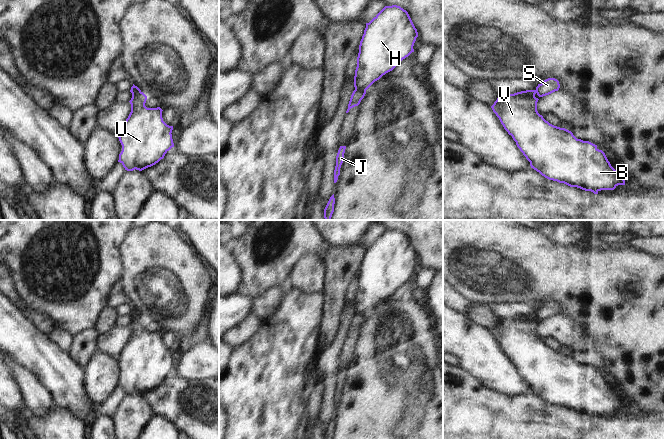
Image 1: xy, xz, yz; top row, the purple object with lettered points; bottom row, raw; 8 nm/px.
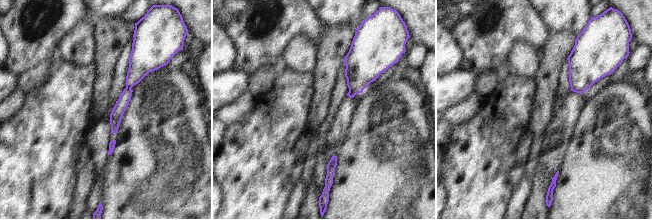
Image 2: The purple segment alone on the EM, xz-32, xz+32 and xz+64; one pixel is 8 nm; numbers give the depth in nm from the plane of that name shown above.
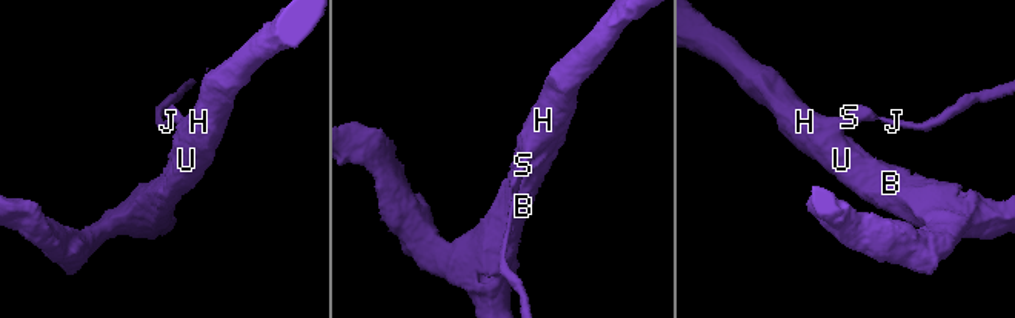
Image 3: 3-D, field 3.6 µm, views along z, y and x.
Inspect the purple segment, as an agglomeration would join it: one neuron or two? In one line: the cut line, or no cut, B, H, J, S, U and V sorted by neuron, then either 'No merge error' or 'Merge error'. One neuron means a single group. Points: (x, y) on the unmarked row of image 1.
Split along xz (355, 312), (365, 314). Groups: B H U V / J S. Merge error.

